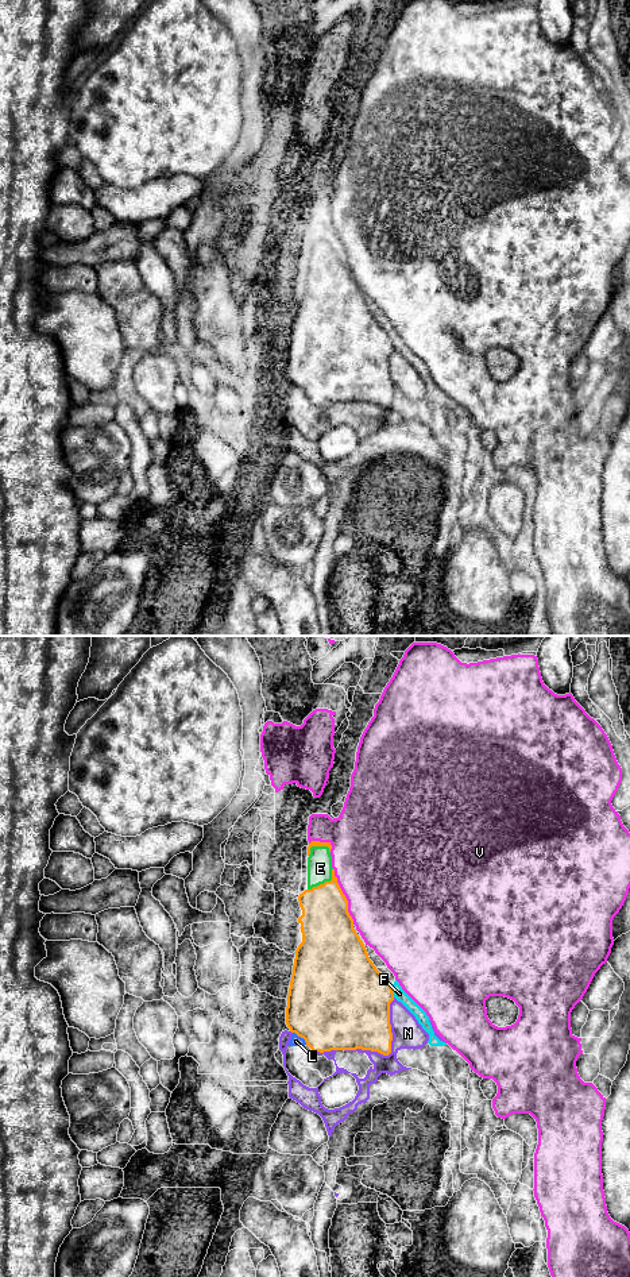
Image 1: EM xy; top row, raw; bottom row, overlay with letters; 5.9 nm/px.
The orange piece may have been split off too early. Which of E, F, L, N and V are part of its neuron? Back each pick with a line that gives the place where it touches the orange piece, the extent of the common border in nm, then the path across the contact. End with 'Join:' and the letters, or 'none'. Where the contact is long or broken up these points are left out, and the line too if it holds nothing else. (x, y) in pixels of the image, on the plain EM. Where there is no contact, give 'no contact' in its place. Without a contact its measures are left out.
E: xy (325, 234) | 200 nm
Join: E

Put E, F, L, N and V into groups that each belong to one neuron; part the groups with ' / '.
E / F L N / V

